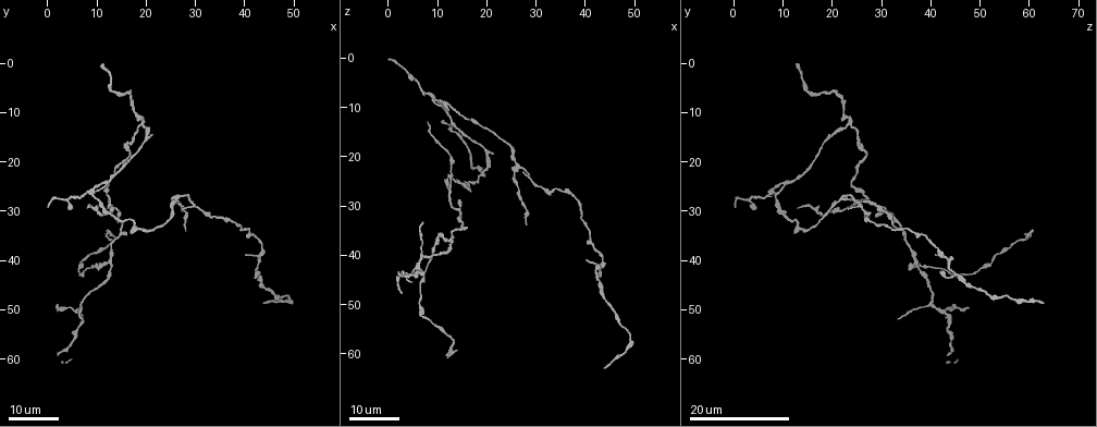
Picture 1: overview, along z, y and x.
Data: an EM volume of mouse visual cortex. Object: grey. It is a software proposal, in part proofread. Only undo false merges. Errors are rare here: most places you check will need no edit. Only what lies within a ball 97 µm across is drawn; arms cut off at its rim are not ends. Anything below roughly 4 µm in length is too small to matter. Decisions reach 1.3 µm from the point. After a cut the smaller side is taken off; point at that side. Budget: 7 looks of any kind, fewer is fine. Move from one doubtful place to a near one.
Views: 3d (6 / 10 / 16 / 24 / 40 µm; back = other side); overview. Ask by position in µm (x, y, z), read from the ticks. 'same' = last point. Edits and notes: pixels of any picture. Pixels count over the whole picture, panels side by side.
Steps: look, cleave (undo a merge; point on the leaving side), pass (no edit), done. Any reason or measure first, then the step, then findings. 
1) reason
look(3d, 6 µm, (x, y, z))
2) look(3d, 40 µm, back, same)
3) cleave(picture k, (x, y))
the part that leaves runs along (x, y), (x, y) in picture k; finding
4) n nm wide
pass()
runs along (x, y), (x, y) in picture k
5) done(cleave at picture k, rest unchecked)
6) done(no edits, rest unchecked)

look(3d, 16 µm, (27.0, 27.0, 22.0))

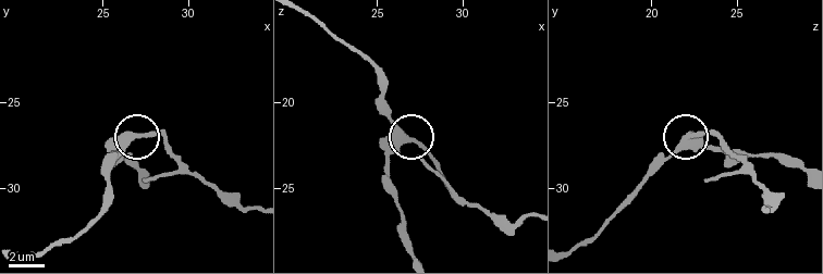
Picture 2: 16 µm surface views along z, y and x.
look(3d, 10 µm, (26.7, 27.0, 22.2))

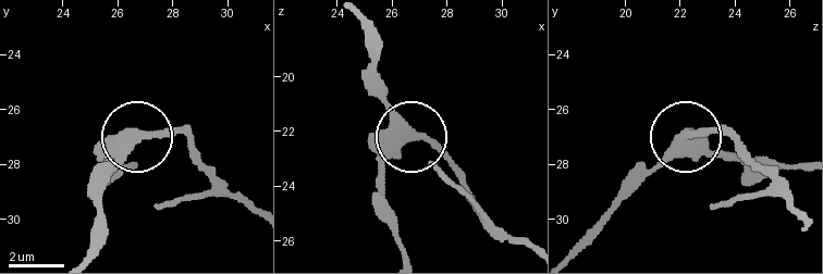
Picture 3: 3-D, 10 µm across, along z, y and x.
400 nm wide
pass()
runs along (574, 252), (592, 224), (684, 136), (731, 159) in picture 3; continuous, no second cell

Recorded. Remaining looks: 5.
three arms meet
look(3d, 24 µm, (6.5, 49.0, 40.0))

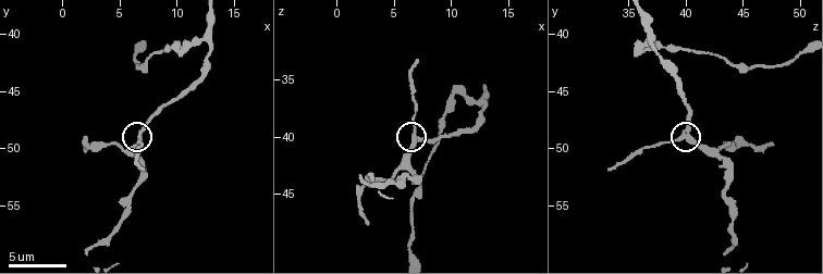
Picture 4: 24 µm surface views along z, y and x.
look(3d, 6 µm, (6.6, 49.0, 39.6))

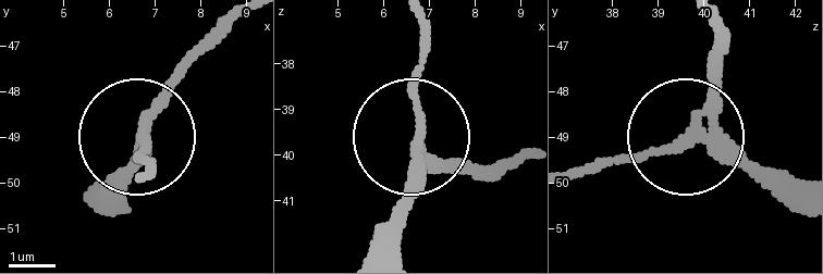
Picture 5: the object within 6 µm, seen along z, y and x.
side arm 8 µm
cleave(picture 5, (136, 158))
the part that leaves runs along (702, 132), (566, 171) in picture 5; two cells meet here

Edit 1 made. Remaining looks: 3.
three-way junction
look(3d, 10 µm, (10.6, 41.0, 35.8))

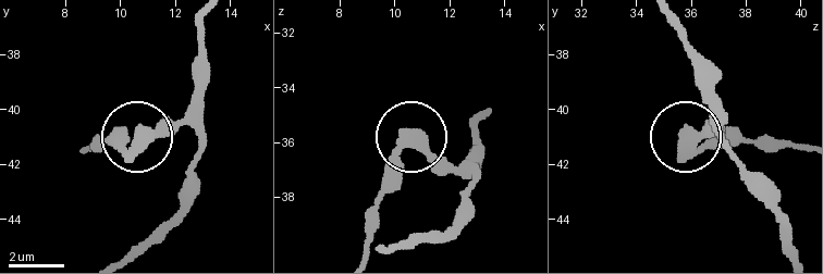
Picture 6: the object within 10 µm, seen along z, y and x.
look(3d, 10 µm, back, (10.7, 41.0, 36.1))

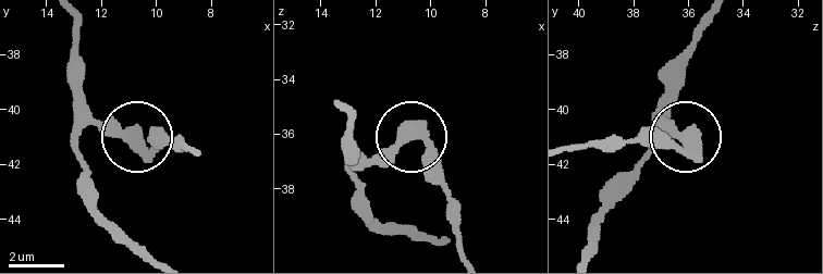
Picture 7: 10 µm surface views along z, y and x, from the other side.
3 arms
pass()
all the same cell

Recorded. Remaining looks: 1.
done(cleave at picture 5, rest unchecked)

